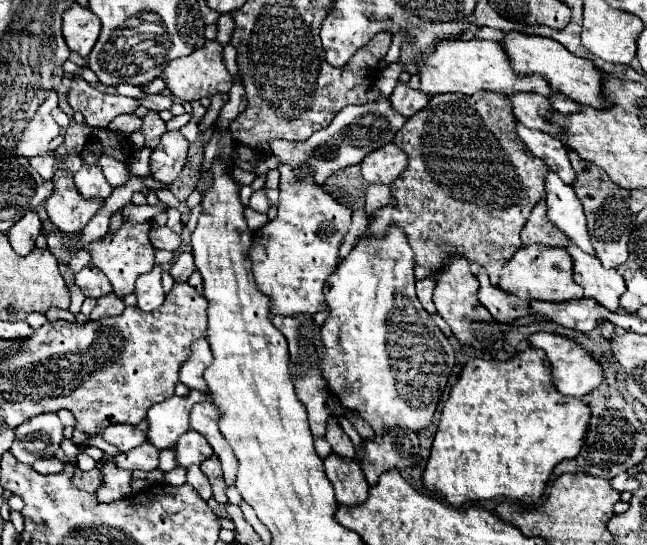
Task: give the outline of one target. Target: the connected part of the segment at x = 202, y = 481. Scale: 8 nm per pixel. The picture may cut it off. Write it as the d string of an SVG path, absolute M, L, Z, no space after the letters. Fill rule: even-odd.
M190 466L188 468L188 484L192 484L196 488L196 492L200 494L202 500L210 500L212 498L212 490L210 490L210 484L206 480L206 476L202 474L200 466Z

